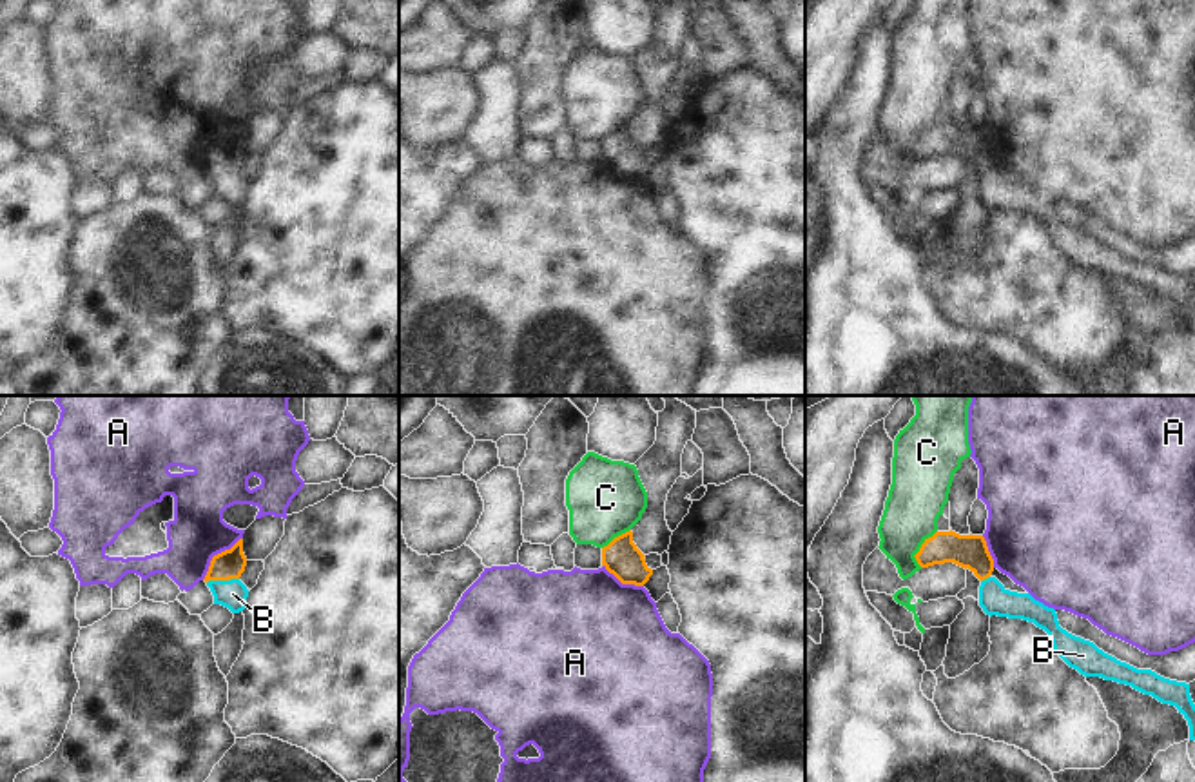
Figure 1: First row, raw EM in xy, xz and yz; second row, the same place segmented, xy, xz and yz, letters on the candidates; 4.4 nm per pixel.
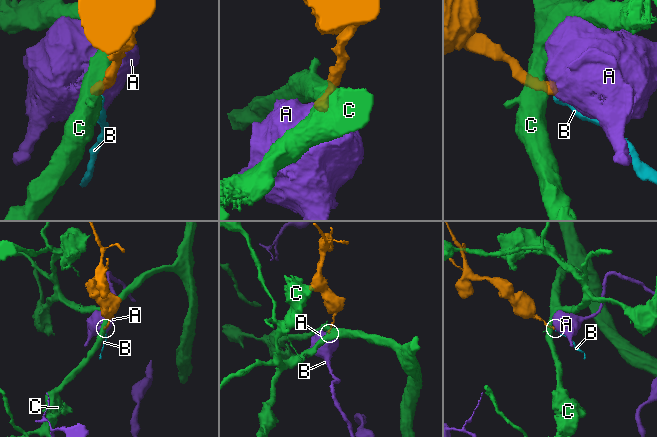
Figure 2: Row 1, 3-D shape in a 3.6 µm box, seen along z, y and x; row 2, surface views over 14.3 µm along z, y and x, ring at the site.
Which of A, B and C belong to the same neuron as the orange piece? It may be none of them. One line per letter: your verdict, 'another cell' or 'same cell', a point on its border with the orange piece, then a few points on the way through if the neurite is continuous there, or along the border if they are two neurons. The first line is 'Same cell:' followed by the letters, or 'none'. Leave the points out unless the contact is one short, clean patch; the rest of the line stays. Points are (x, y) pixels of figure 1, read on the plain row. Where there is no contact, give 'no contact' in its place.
Same cell: B
A: another cell | xy (218, 147) | along xy (242, 131), (213, 151), (202, 173)
B: same cell | xy (222, 173) | across xy (231, 156), (222, 173), (233, 187)
C: another cell | yz (920, 142)

